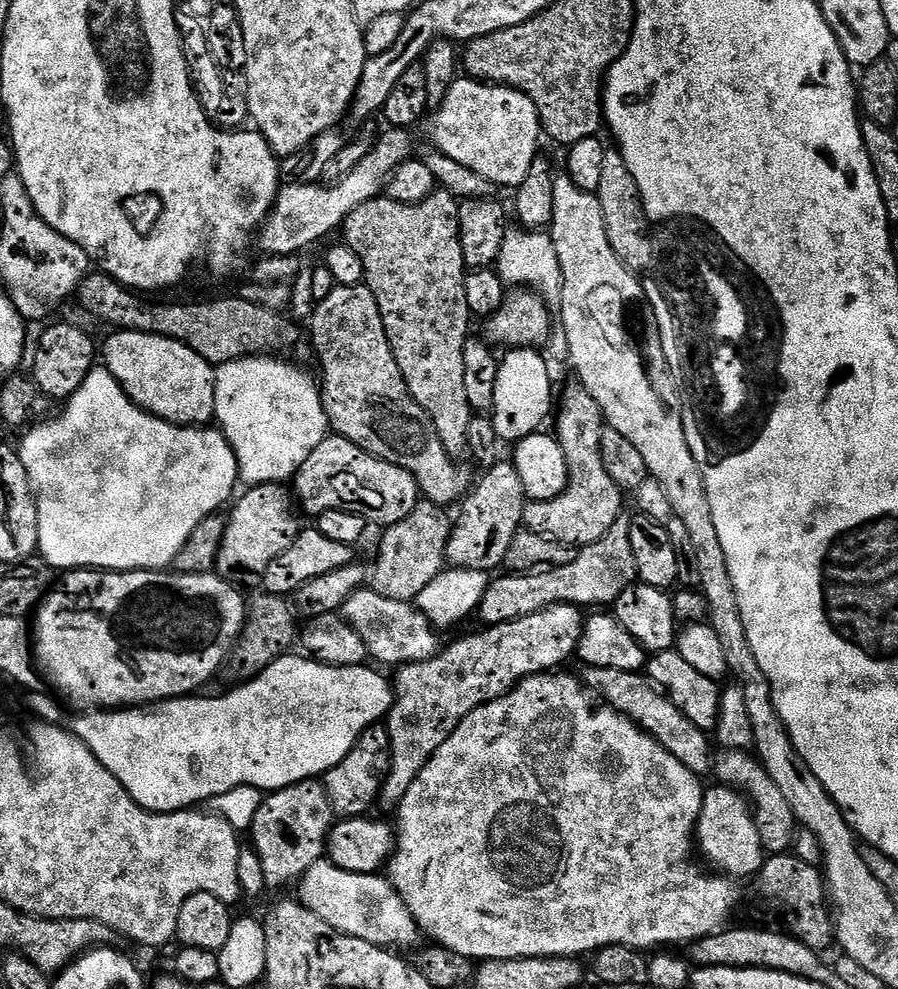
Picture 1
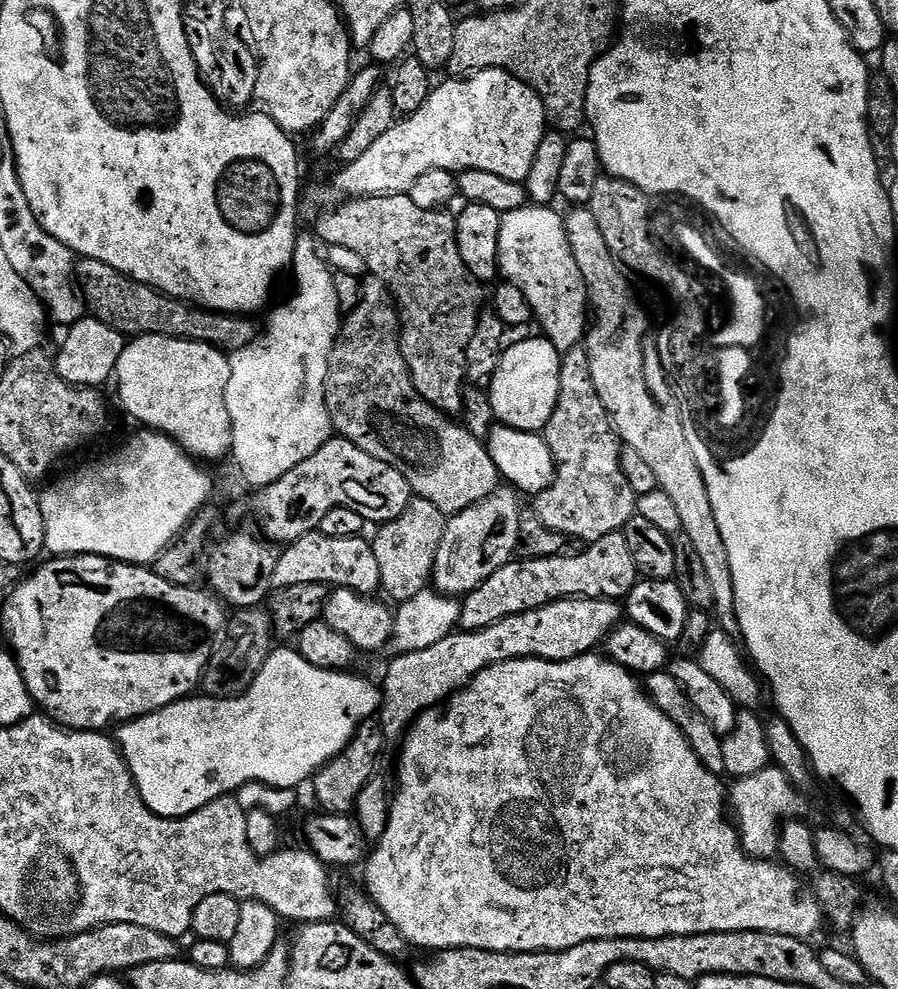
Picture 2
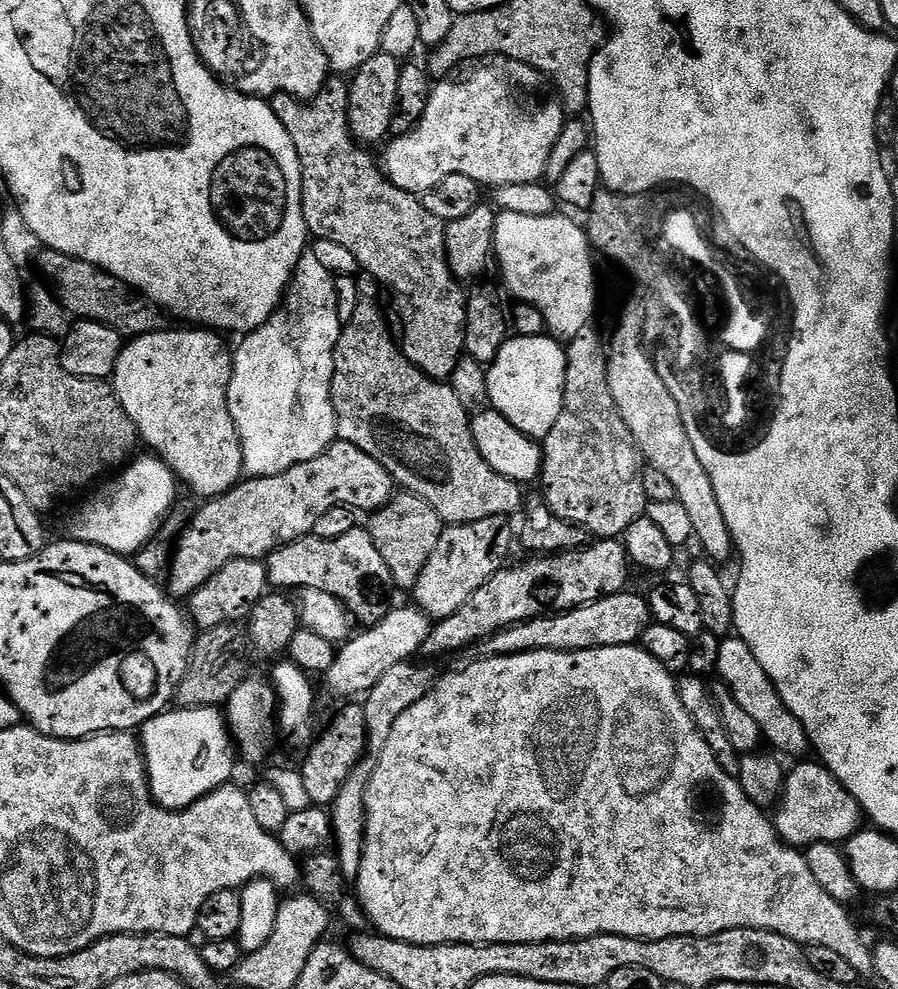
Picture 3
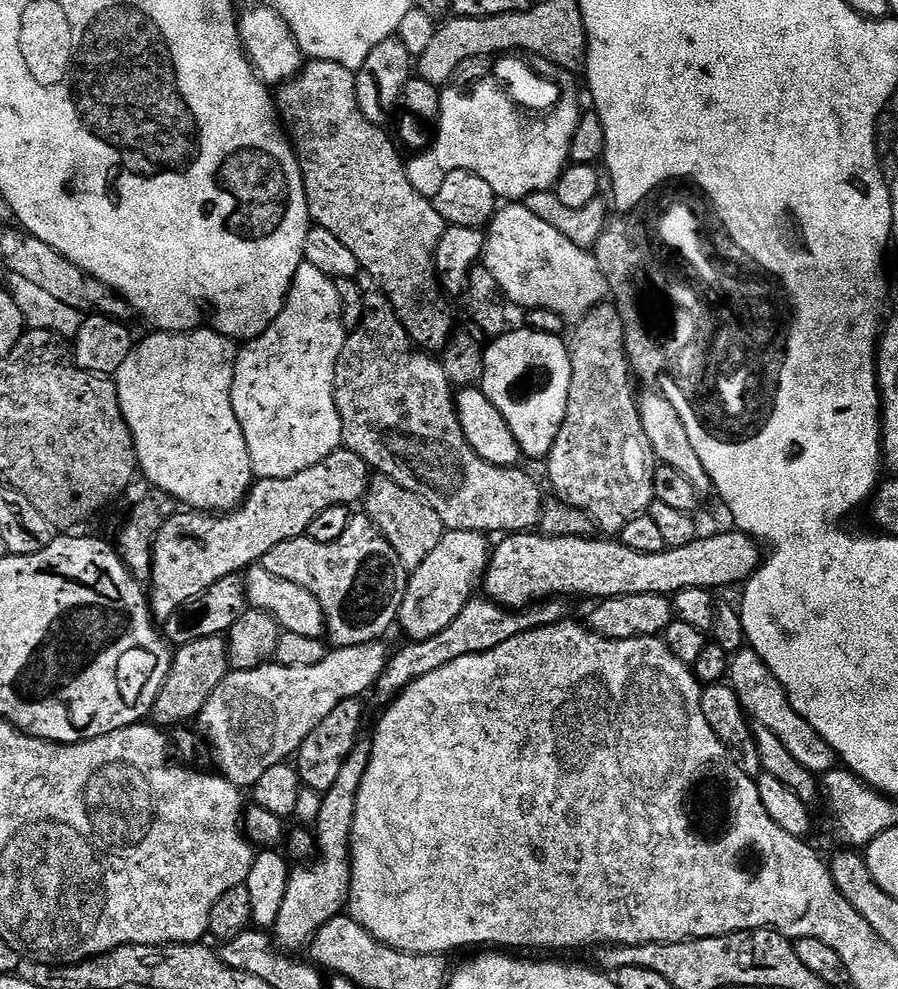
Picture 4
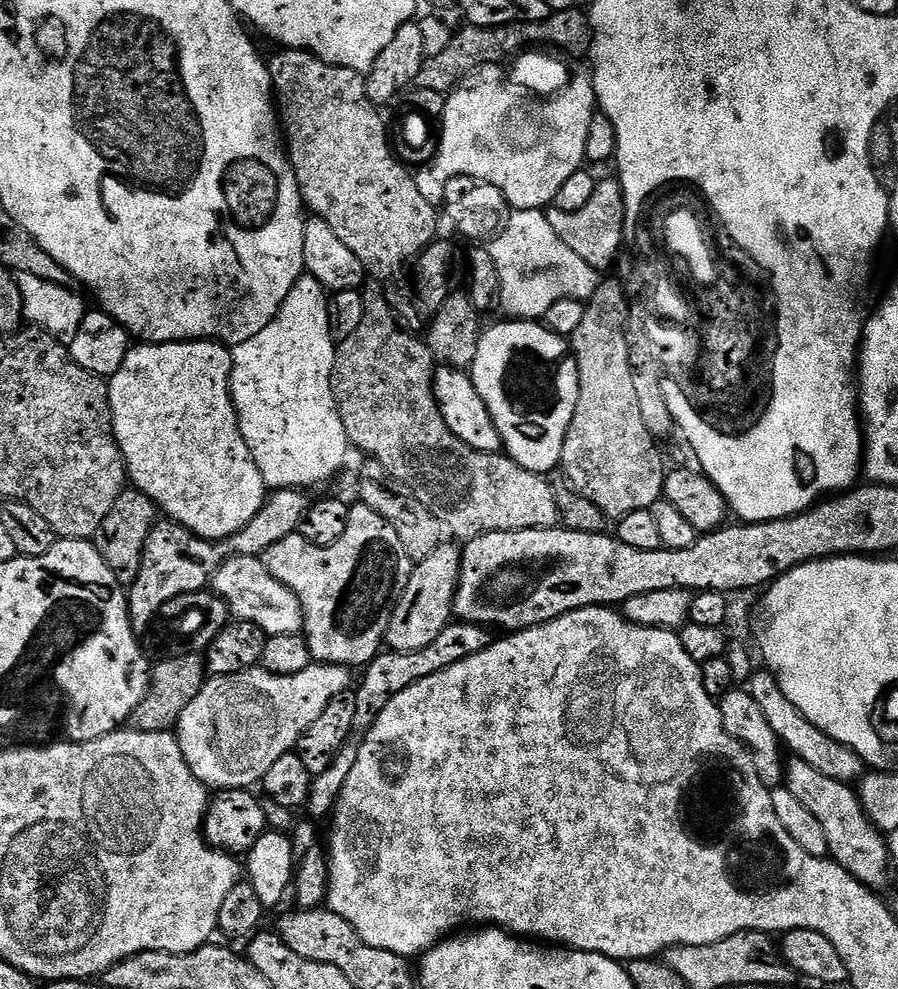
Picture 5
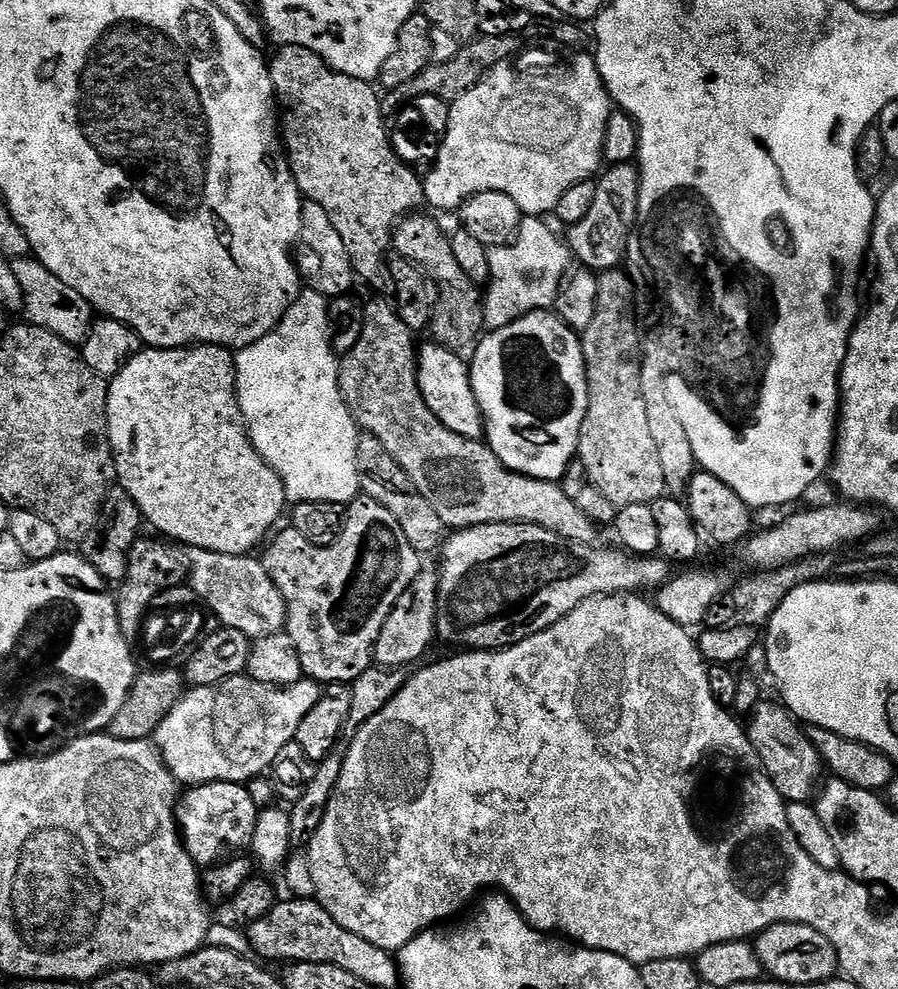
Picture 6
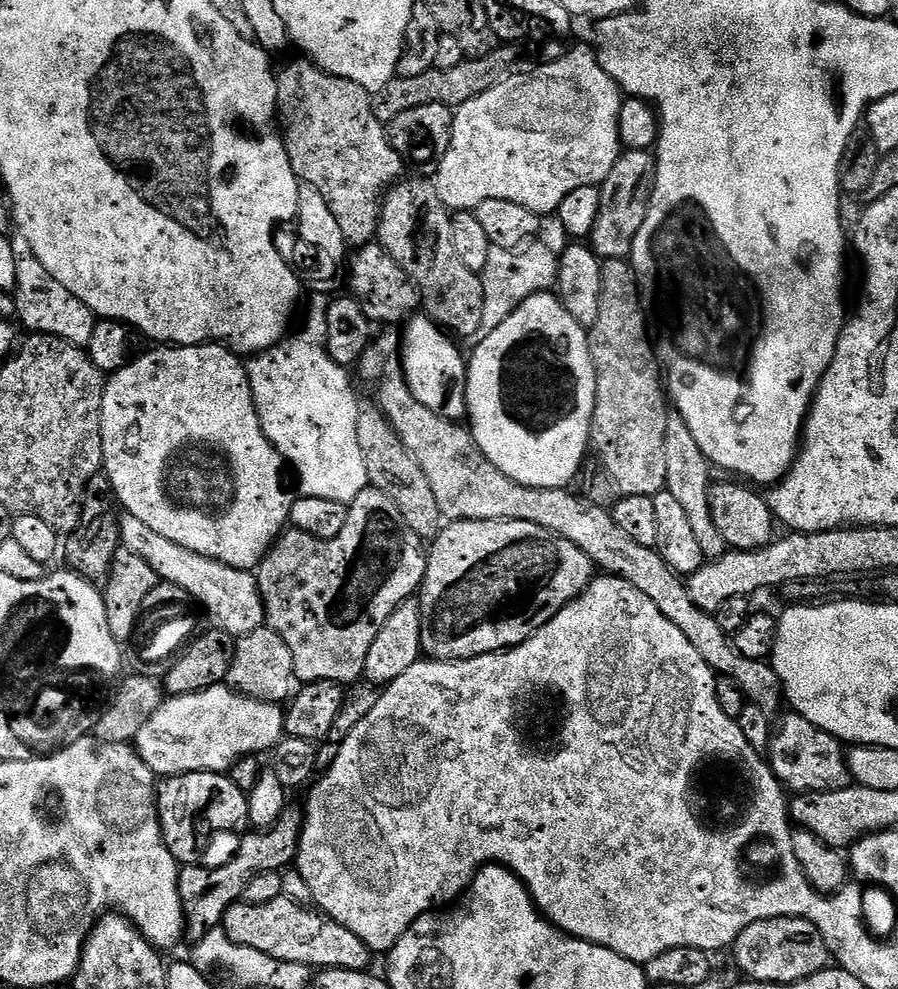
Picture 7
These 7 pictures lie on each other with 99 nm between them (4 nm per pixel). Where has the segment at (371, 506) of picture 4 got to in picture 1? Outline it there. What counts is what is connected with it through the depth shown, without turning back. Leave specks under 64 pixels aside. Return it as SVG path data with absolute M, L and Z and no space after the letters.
M421 502L414 506L414 510L410 510L410 514L406 514L406 518L387 525L383 529L384 537L380 540L380 553L376 556L376 568L374 564L374 571L370 576L371 587L375 588L378 594L382 594L382 598L415 602L418 594L422 594L422 590L426 590L426 586L430 586L430 582L434 582L434 578L438 578L438 574L444 571L454 523L453 517L451 515L448 517L448 512L447 507L439 504Z

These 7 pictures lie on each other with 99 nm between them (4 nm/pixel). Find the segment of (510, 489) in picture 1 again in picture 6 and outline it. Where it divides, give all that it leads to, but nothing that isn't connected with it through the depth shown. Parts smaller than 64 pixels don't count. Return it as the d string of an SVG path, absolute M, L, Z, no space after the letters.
M421 570L414 582L402 590L398 602L390 610L390 618L386 618L386 626L382 626L382 634L378 634L378 642L374 646L374 660L382 668L405 668L412 666L428 652L428 647L436 640L436 607L438 606L438 586L440 577L435 571Z

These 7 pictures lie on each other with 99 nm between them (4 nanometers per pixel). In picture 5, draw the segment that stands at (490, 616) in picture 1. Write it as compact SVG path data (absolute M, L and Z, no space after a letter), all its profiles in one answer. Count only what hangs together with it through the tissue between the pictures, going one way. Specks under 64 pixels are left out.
M449 622L422 650L406 650L405 652L393 652L391 650L381 650L369 664L365 664L362 669L364 677L355 685L356 711L354 713L354 723L350 726L350 734L346 737L346 742L342 750L330 762L330 766L322 774L312 777L310 794L306 805L306 812L313 821L327 821L336 810L336 803L342 794L342 786L346 786L346 778L350 778L350 770L354 770L354 762L358 762L358 750L362 750L362 742L366 742L366 734L378 722L378 714L390 706L390 698L402 694L414 682L422 678L430 678L430 674L438 674L466 658L474 658L474 654L482 654L494 642L494 636L489 629L483 628L481 624L466 624L463 622Z

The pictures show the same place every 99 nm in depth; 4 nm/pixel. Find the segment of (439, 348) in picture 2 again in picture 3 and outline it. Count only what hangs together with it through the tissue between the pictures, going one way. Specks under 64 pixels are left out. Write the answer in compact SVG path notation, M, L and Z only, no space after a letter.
M340 78L329 79L324 89L316 97L307 102L295 100L293 96L274 96L270 100L274 114L278 114L278 118L286 126L286 130L294 142L294 150L298 150L300 169L302 170L302 214L306 218L306 226L309 233L316 240L338 242L338 246L350 250L350 254L354 254L354 258L359 262L361 269L365 273L368 271L382 287L388 288L389 294L392 295L392 304L396 307L396 316L400 319L400 328L404 331L402 347L405 358L415 368L422 370L422 374L426 374L431 380L451 381L458 362L465 355L464 339L466 338L466 322L468 321L468 298L465 289L460 289L463 287L458 283L456 277L453 276L452 267L448 264L448 247L446 246L446 234L444 233L446 227L445 221L434 218L434 214L430 214L430 210L426 210L426 206L422 203L419 195L394 186L387 175L378 167L377 161L376 164L372 161L372 156L368 153L371 151L365 150L352 137L352 131L348 125L348 84L345 81L342 82L336 79Z

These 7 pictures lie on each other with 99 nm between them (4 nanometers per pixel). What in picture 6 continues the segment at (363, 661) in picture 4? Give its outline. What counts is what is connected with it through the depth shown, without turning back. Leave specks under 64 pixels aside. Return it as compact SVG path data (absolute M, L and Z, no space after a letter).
M250 675L235 676L214 686L192 688L180 697L174 710L166 714L162 726L158 726L154 743L164 757L170 774L184 786L230 782L247 785L255 776L265 775L278 758L282 746L293 743L298 734L298 722L318 702L322 688L315 680L302 678L285 688L276 688L266 682L258 682Z

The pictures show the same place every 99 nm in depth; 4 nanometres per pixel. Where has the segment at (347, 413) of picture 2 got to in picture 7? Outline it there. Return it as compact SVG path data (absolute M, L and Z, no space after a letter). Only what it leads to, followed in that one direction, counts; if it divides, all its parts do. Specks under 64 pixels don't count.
M384 330L369 343L362 354L358 365L360 376L376 388L376 400L385 418L394 426L398 438L410 450L410 454L422 466L422 474L426 474L430 482L430 490L434 490L434 499L438 502L438 510L445 521L453 520L521 520L534 522L534 526L542 526L542 530L550 530L556 536L566 538L566 542L574 542L586 558L592 560L597 569L613 576L621 576L626 582L638 586L686 638L690 638L690 646L702 654L704 661L712 667L717 676L734 678L738 686L742 686L745 697L751 703L762 706L770 714L776 714L782 704L780 679L771 663L746 658L736 649L729 633L718 626L715 615L711 612L698 610L694 606L694 598L690 598L687 583L661 558L655 548L638 546L614 522L611 511L599 508L586 502L575 491L568 488L531 488L514 482L514 478L506 478L494 462L482 454L471 431L463 423L447 420L434 410L426 410L418 398L410 390L404 377L402 359L402 336L396 330Z

